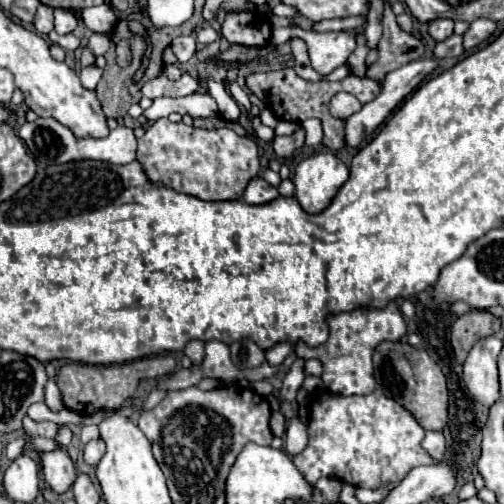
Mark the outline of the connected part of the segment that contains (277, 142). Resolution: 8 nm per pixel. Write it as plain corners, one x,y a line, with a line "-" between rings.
300,127
294,135
288,135
288,137
276,137
272,141
272,147
274,147
274,153
278,159
284,159
284,157
290,157
298,147
304,145
304,129

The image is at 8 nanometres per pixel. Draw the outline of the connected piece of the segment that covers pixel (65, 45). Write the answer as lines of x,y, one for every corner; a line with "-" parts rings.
50,31
48,37
50,37
52,43
56,43
56,45
60,45
62,49
68,49
68,51
74,51
74,49
80,47
80,41
78,41
72,33
68,33
68,35
58,35
56,31

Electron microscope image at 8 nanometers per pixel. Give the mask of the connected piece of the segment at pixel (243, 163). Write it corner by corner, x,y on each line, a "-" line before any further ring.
158,119
138,139
138,163
150,183
170,187
178,193
194,195
202,201
236,201
250,179
260,173
258,147
252,139
236,135
232,129
196,129
184,123

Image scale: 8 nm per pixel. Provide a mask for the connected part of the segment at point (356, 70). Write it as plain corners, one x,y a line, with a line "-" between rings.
356,35
356,49
354,53
350,55
350,69
354,75
358,77
364,77
366,75
366,55
368,55
368,47
366,47
366,41
364,41
364,35

